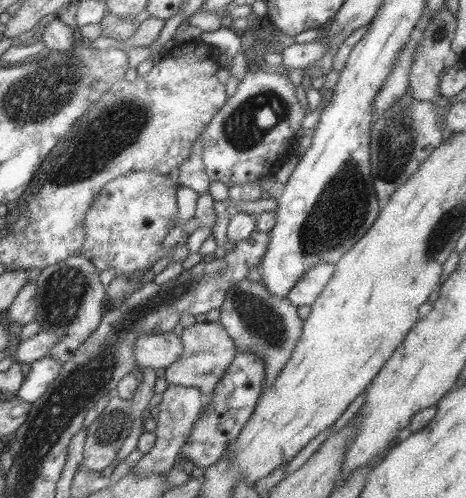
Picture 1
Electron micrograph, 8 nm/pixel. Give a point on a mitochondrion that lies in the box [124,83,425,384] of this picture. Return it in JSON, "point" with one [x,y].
{"point":[342,208]}

